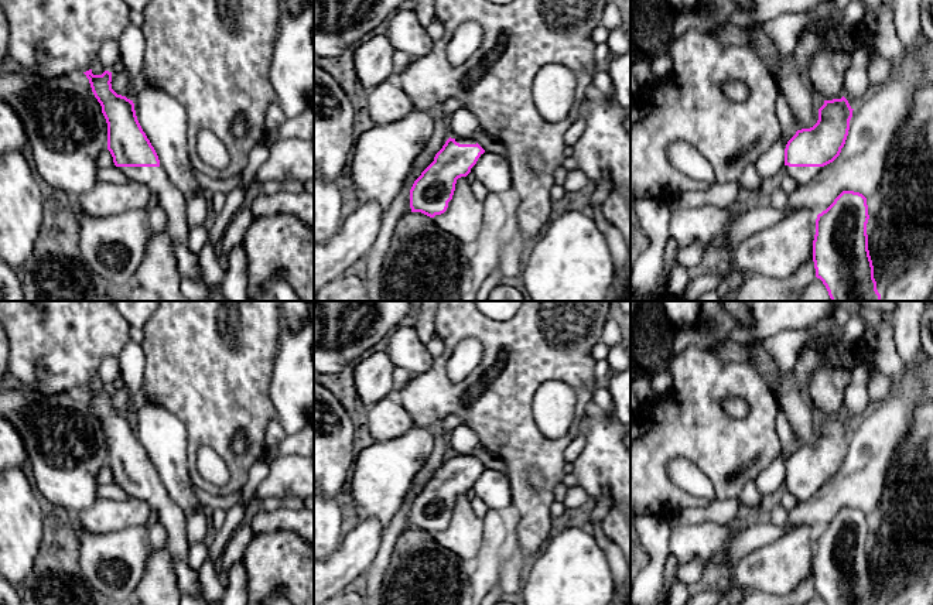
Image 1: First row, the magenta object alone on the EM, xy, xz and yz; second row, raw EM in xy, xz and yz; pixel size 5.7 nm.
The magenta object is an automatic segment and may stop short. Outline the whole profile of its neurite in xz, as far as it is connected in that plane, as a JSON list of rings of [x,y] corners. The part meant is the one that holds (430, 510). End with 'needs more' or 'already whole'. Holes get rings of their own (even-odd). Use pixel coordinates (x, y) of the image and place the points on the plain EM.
[[[448,455],[410,506],[411,529],[430,534],[447,527],[457,496],[466,493],[485,466],[474,455]]]; needs more

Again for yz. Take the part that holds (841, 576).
[[[843,507],[816,536],[813,578],[826,605],[876,605],[868,567],[867,515]]]; already whole

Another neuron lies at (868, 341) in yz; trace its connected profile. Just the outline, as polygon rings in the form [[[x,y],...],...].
[[[865,327],[864,334],[858,339],[858,345],[869,355],[874,355],[876,346],[878,346],[878,336]]]

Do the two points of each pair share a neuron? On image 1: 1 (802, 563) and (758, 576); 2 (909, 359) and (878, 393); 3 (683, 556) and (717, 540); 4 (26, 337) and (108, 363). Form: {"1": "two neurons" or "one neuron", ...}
{"1": "one neuron", "2": "two neurons", "3": "one neuron", "4": "two neurons"}

